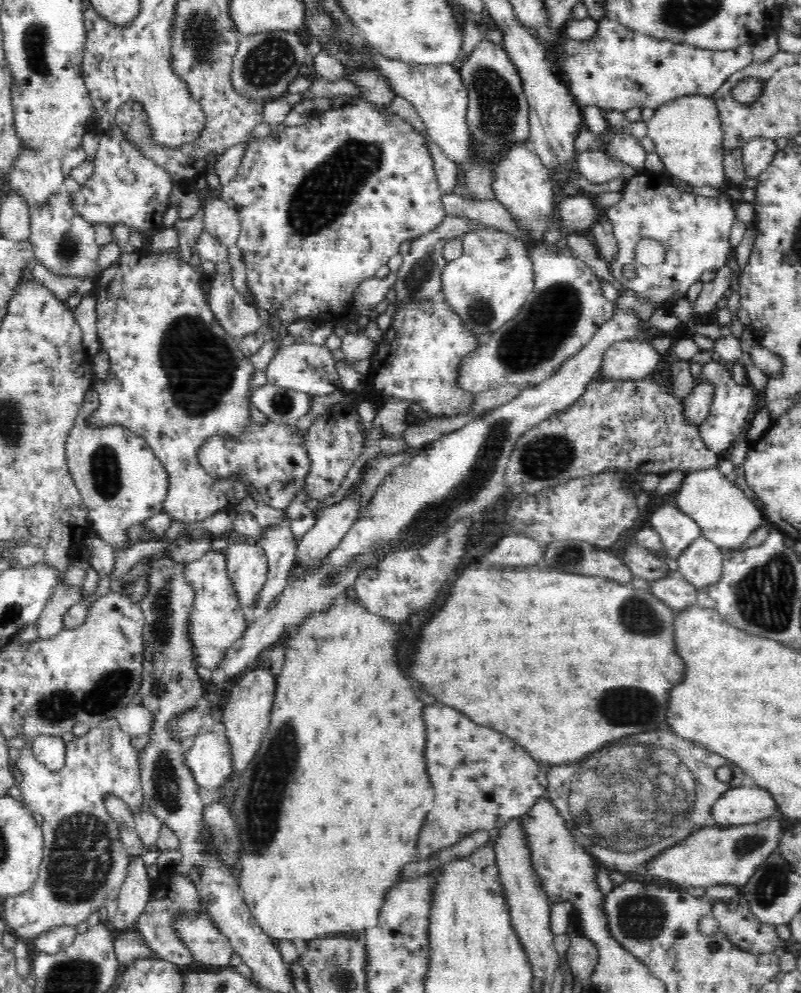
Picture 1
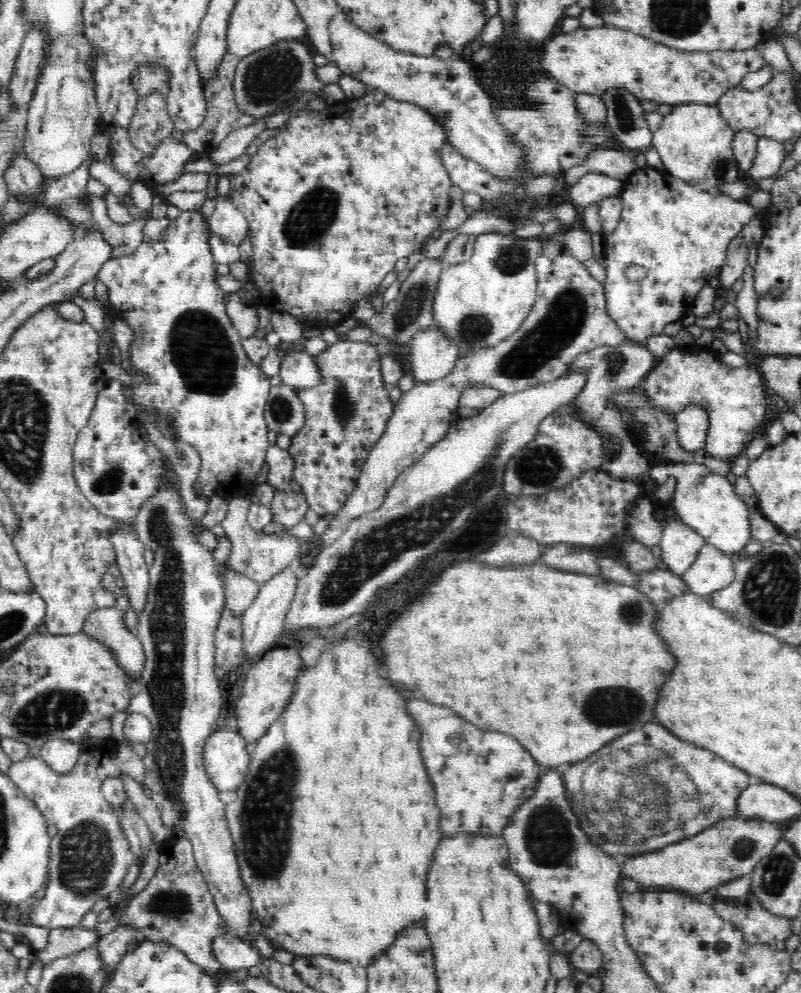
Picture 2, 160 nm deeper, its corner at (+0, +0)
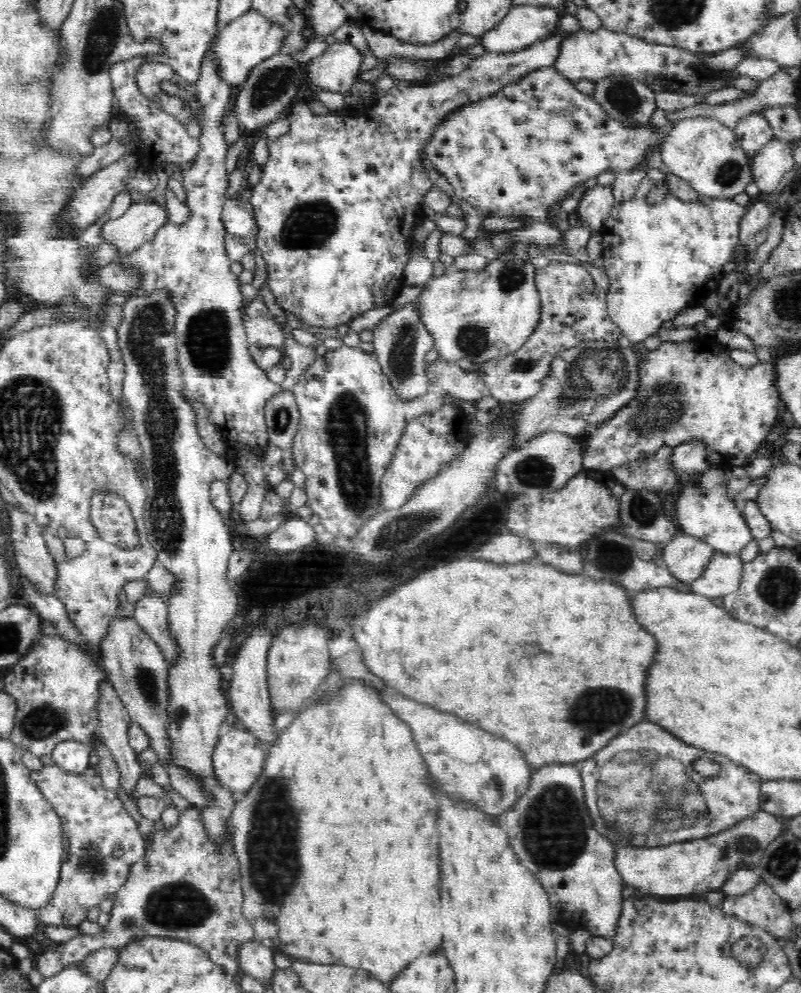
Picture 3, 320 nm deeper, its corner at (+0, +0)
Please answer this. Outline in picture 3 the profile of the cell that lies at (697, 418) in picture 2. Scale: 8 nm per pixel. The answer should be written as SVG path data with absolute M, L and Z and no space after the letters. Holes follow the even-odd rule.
M692 438L673 447L672 465L676 467L678 478L699 473L710 466L709 452L704 439Z

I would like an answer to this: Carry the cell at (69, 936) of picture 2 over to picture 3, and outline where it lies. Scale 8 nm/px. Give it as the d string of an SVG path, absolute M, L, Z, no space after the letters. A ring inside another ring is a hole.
M193 807L179 814L174 828L154 830L147 842L146 854L129 868L127 879L114 893L114 906L102 932L97 935L80 933L58 946L45 946L32 956L34 968L45 977L64 965L82 962L99 948L122 948L133 939L160 935L200 947L224 974L240 976L236 949L240 943L253 940L253 926L242 912L241 874L229 831L224 837L224 848L213 846L201 830L198 813Z

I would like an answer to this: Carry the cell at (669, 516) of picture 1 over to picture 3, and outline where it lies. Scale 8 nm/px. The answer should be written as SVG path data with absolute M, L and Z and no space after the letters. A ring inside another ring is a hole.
M678 531L668 540L662 552L666 568L681 581L684 588L703 571L714 550L702 540Z

